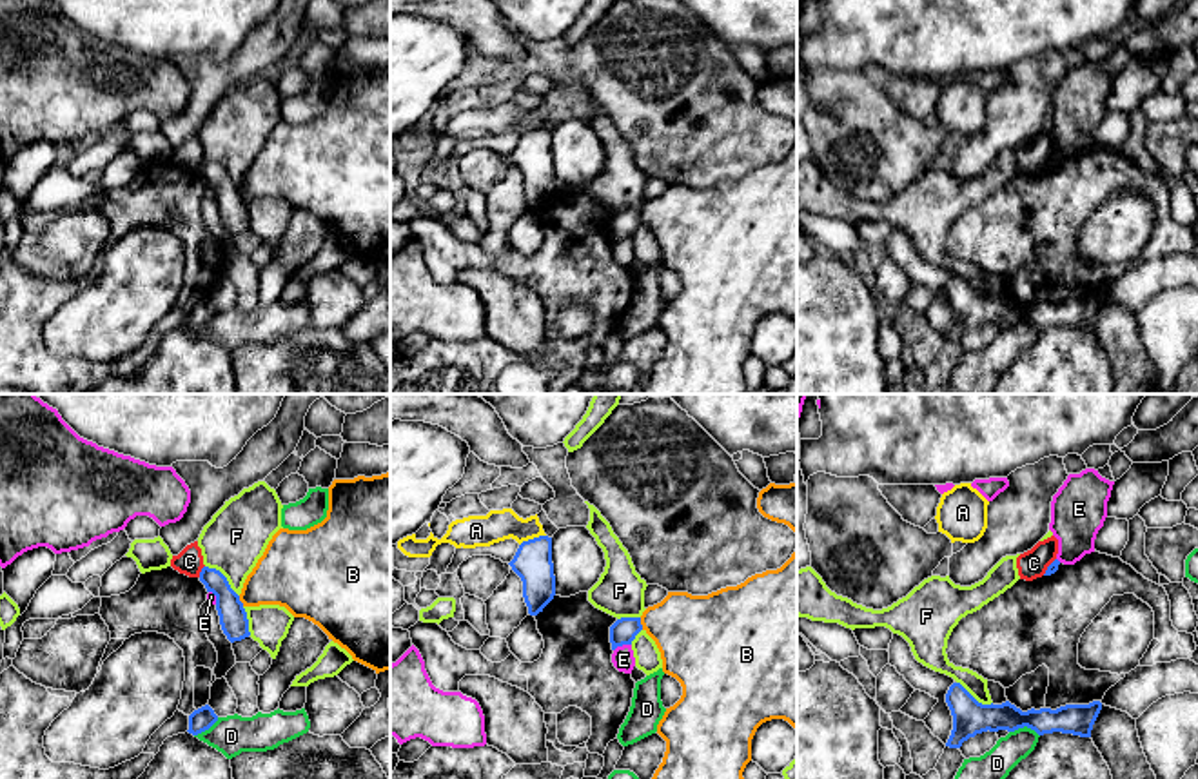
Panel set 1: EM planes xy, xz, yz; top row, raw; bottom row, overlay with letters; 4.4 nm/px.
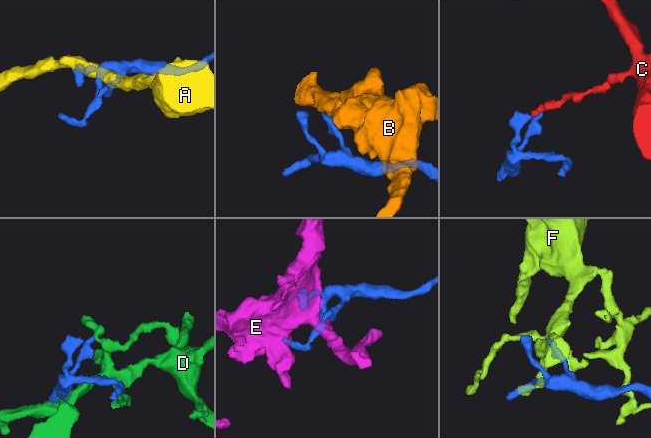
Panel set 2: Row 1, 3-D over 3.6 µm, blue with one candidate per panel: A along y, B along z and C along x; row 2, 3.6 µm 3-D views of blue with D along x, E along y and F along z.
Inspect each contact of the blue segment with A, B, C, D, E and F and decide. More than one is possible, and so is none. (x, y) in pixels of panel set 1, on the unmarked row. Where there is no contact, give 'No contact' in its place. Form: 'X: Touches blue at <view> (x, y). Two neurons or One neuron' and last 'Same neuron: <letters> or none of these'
A: Touches blue at xz (534, 131). Two neurons
B: Touches blue at xz (639, 216). Two neurons
C: Touches blue at xy (202, 164). Two neurons
D: Touches blue at yz (1024, 318). Two neurons
E: Touches blue at xz (621, 238). Two neurons
F: Touches blue at xy (225, 171). Two neurons
Same neuron: none of these

